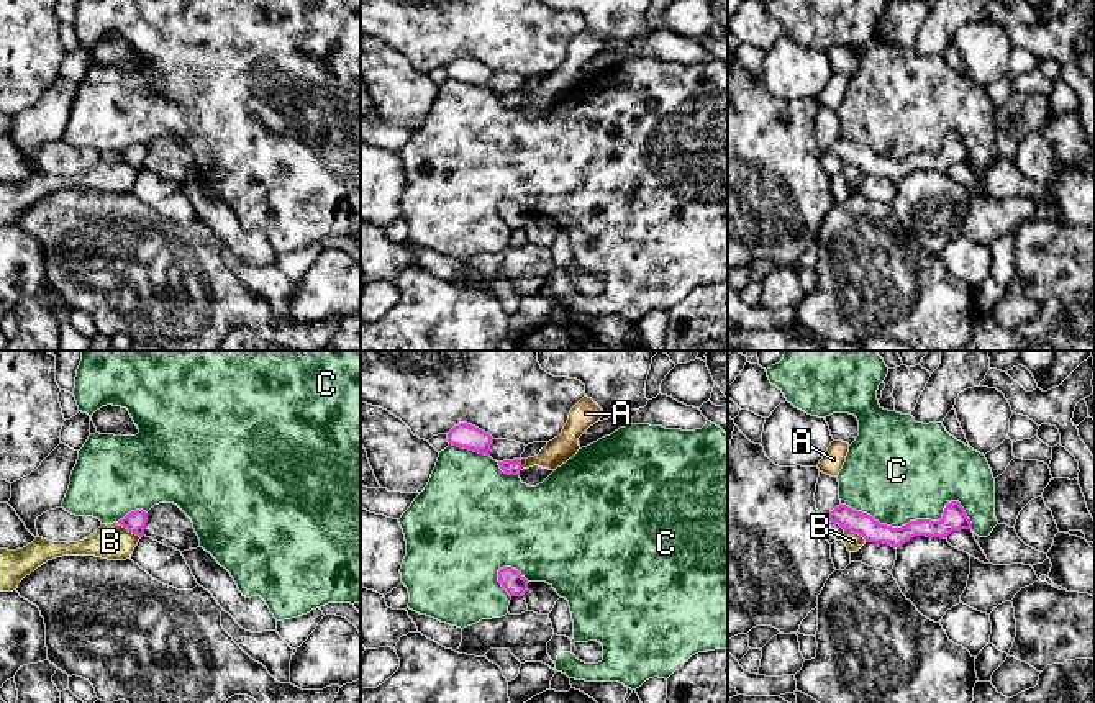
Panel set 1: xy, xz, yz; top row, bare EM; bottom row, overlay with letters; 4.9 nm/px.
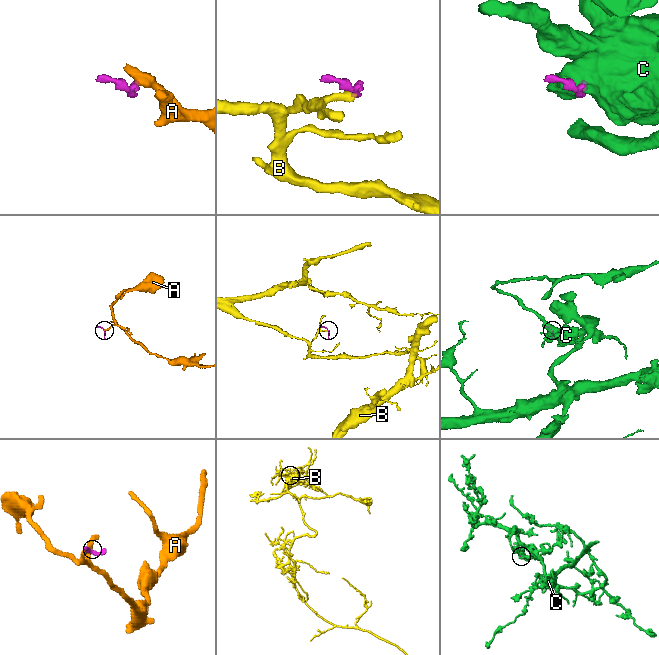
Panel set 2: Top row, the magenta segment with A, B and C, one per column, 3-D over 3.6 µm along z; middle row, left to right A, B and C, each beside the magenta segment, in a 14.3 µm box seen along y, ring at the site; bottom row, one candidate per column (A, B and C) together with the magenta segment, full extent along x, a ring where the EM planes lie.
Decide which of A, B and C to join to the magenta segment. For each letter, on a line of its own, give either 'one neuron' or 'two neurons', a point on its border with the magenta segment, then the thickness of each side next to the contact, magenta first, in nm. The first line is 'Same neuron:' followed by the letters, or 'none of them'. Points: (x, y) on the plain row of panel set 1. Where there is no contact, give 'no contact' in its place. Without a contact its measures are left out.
Same neuron: none of them
A: two neurons; contact xz (520, 97); calibres 80 and 130 nm
B: two neurons; contact xy (128, 163); calibres 110 and 180 nm
C: two neurons; contact yz (917, 153); calibres 120 and 500 nm

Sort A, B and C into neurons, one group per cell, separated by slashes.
A / B / C

